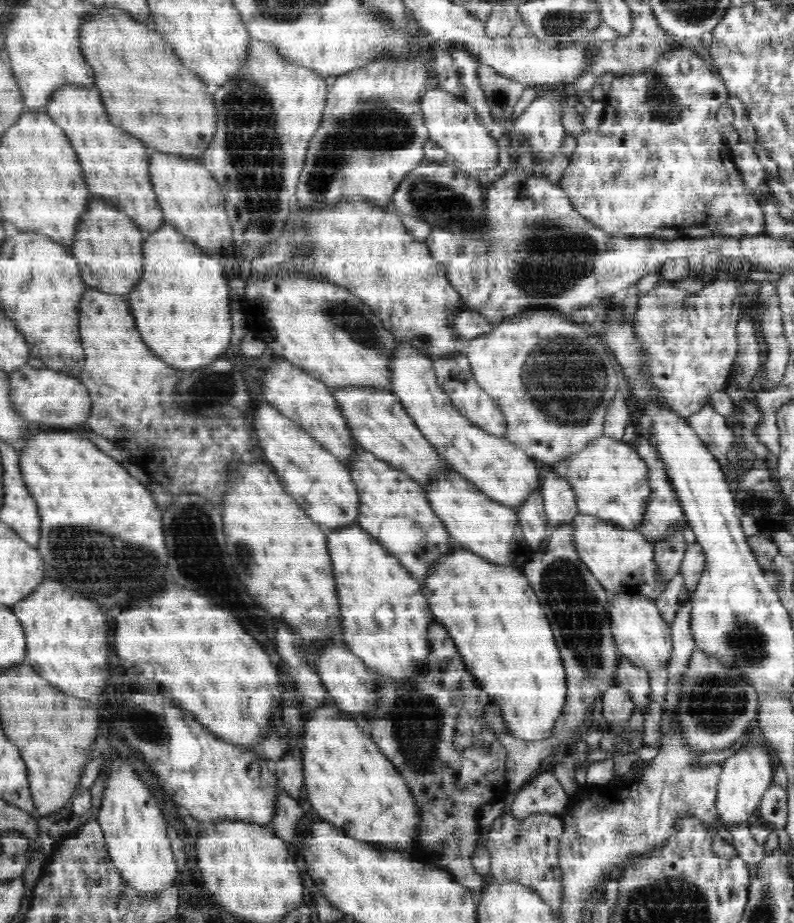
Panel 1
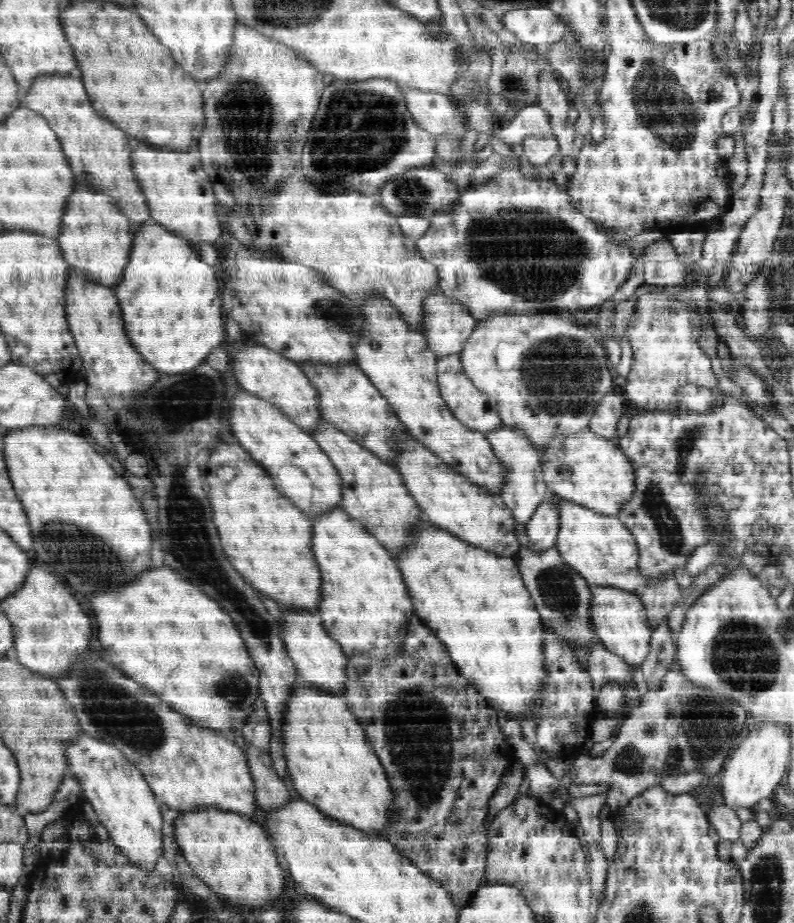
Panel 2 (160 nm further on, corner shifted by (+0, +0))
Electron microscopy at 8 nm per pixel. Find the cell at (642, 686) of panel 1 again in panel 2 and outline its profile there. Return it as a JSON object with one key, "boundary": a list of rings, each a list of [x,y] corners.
{"boundary":[[[599,641],[592,644],[592,652],[588,656],[588,673],[594,680],[594,698],[597,698],[599,688],[610,682],[616,682],[621,687],[625,683],[635,685],[632,666],[609,652]]]}

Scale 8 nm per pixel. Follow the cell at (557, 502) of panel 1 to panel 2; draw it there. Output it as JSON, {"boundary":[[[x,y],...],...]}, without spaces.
{"boundary":[[[549,493],[548,497],[534,511],[533,517],[526,526],[528,535],[528,549],[542,552],[555,546],[559,529],[559,510],[557,502],[562,499],[555,493]]]}

